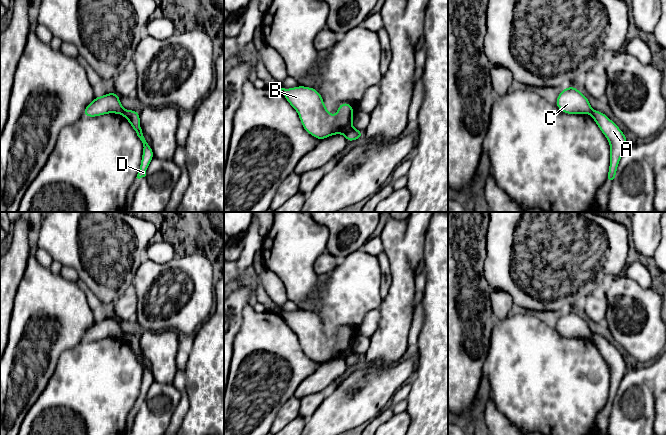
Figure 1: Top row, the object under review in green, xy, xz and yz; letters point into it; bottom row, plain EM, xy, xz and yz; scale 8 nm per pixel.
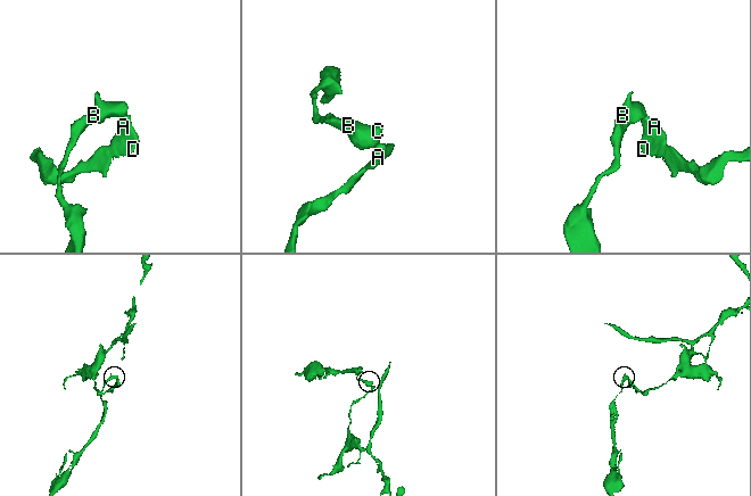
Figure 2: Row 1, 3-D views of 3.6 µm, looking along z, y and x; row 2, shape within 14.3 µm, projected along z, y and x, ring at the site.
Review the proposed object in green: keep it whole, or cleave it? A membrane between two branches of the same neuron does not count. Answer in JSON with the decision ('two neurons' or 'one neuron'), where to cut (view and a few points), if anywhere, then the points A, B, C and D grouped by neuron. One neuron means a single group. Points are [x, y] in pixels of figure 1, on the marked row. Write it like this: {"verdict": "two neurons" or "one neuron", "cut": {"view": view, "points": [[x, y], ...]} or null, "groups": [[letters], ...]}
{"verdict": "two neurons", "cut": {"view": "xz", "points": [[352, 127], [344, 134]]}, "groups": [["A", "D"], ["B", "C"]]}

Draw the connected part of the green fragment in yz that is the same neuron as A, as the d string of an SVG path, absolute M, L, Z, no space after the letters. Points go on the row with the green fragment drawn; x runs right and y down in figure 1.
M593 110L590 115L610 143L610 165L606 181L613 183L616 178L618 163L628 145L626 135L606 114Z

